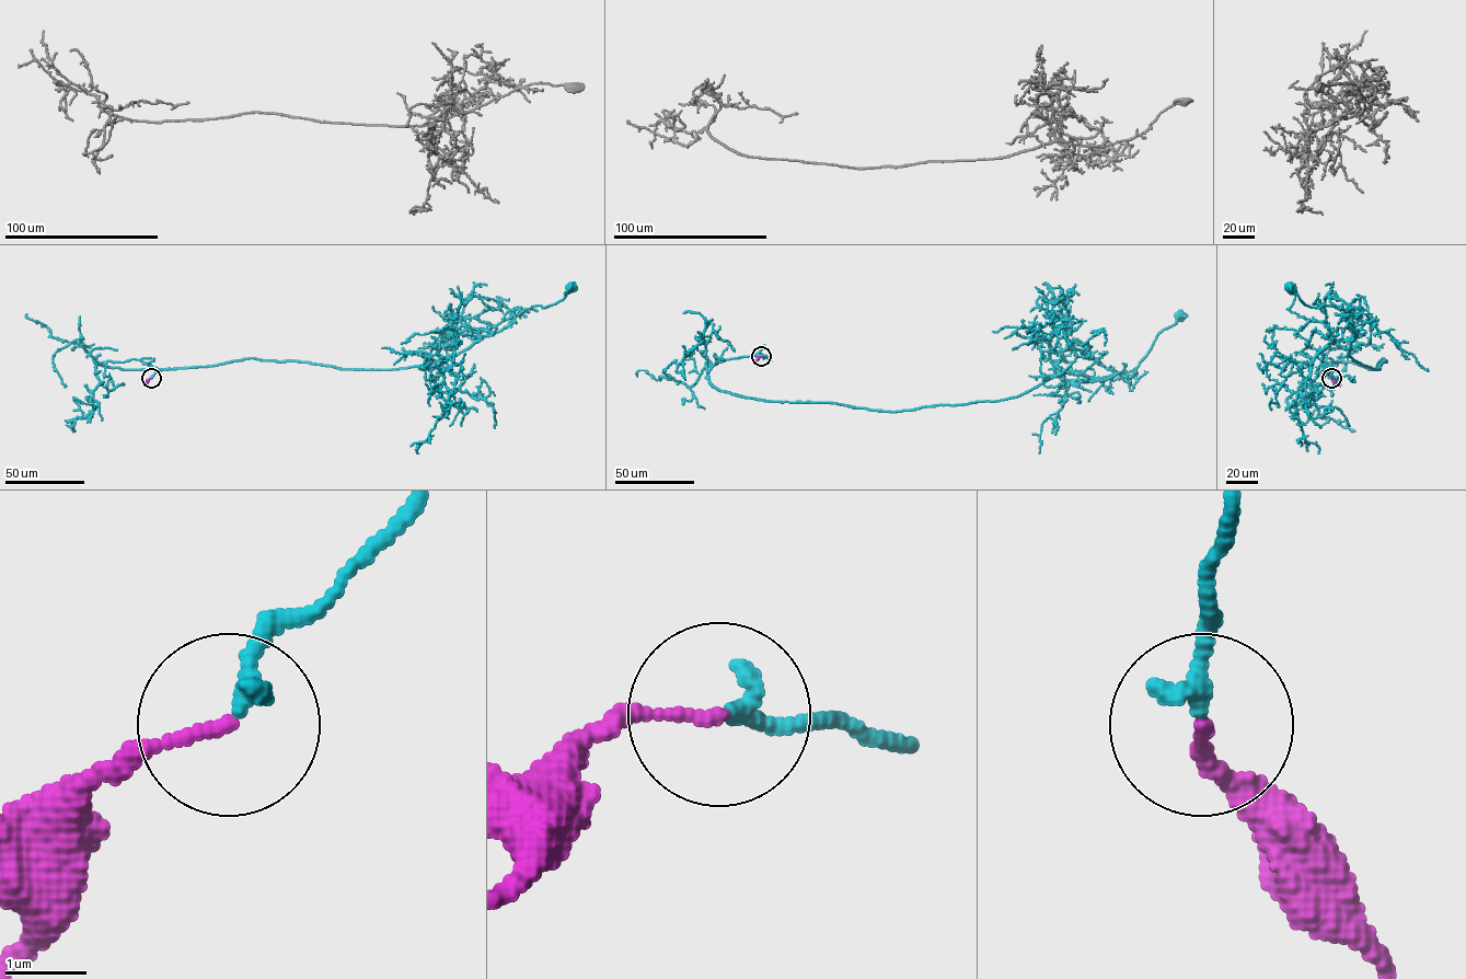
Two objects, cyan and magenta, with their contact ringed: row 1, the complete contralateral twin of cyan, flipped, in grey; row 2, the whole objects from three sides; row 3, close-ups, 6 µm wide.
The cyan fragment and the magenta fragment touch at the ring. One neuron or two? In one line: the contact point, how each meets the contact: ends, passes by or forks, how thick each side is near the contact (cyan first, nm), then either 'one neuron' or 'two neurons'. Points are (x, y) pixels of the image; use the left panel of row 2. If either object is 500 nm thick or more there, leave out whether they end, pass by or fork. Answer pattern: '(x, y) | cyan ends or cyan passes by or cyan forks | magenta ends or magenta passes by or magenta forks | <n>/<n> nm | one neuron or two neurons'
(151, 378) | cyan ends | magenta ends | 240/150 nm | one neuron

